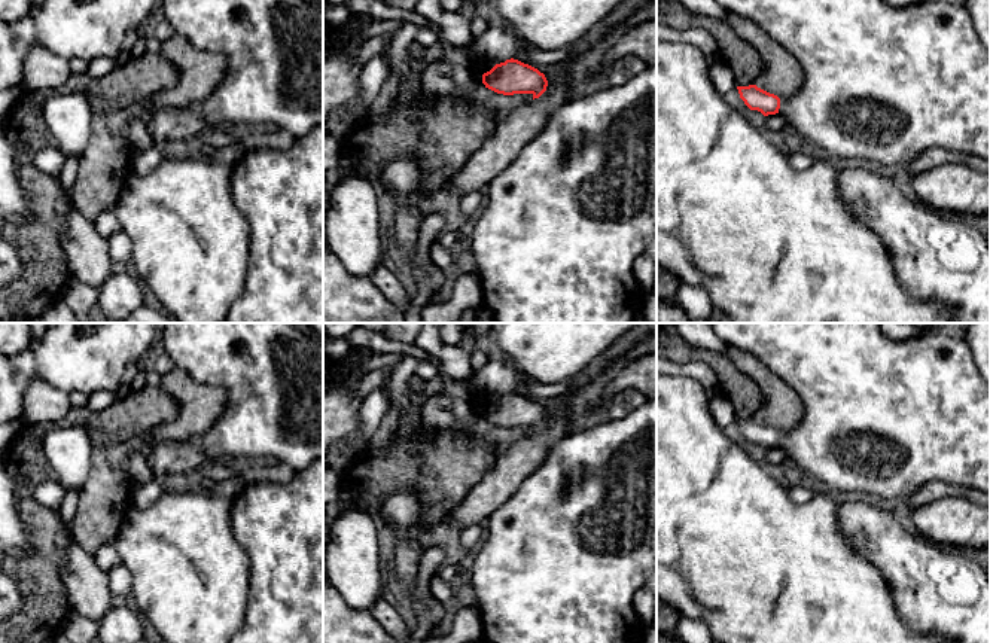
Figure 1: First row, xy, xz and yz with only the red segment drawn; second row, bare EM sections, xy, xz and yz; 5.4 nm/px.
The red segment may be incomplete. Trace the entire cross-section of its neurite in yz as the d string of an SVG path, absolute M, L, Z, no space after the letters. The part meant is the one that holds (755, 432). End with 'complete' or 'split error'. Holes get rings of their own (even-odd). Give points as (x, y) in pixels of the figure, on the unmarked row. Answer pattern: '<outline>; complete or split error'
M880 323L709 324L726 345L752 353L798 393L804 415L789 432L779 432L756 418L737 423L750 444L764 450L782 448L817 487L832 493L863 491L886 502L908 499L929 481L990 494L990 383L980 374L965 338L929 330L893 341L881 332Z; split error

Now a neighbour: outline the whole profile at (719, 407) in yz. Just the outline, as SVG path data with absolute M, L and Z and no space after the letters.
M718 393L709 400L709 411L721 429L735 421L731 402L724 394Z

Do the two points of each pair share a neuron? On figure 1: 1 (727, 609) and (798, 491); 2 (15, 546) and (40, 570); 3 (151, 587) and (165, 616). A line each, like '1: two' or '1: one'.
1: two
2: two
3: one

